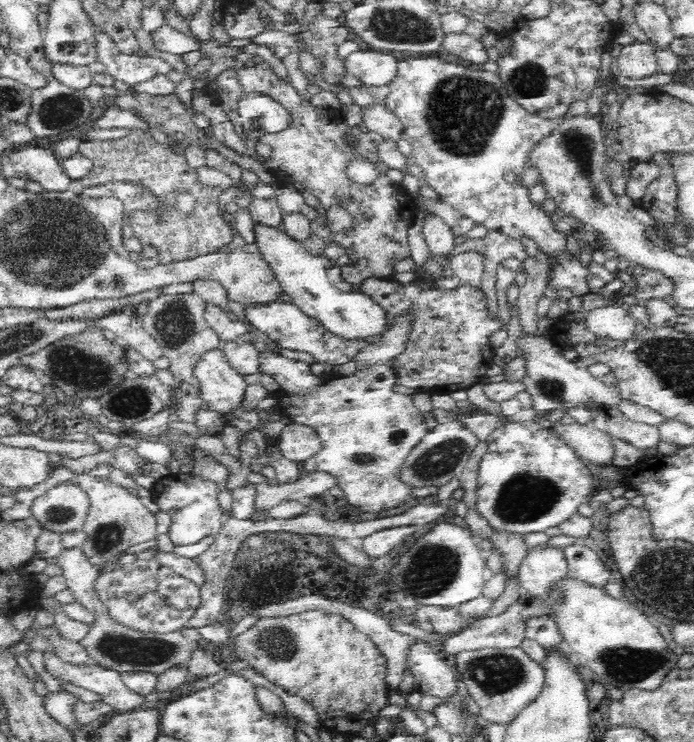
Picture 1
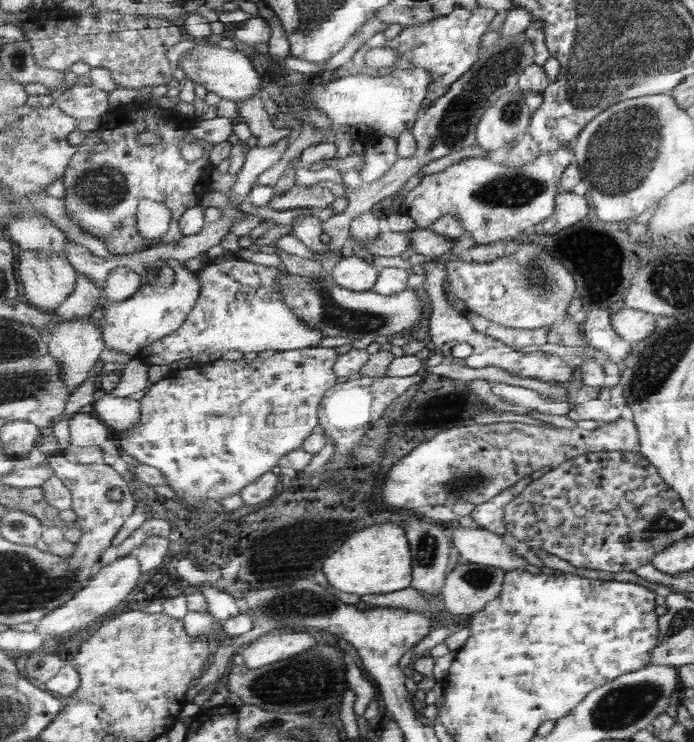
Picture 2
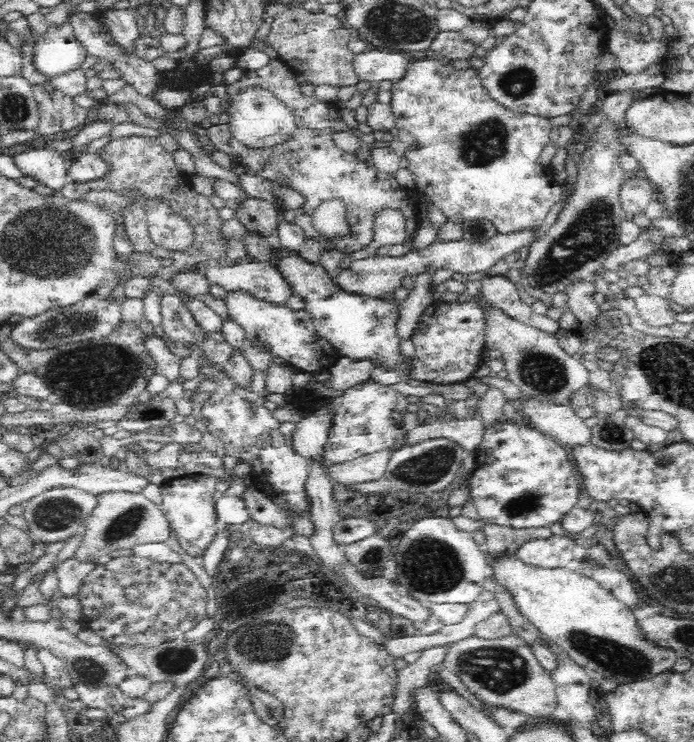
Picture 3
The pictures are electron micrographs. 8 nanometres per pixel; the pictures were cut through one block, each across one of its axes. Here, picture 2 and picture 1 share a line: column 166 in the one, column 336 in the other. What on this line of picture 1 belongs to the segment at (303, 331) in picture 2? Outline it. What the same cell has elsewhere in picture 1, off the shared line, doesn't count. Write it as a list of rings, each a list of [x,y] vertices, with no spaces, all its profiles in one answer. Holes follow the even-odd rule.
[[[274,301],[247,304],[244,306],[244,314],[246,314],[244,320],[247,324],[266,334],[271,341],[278,343],[281,348],[296,350],[296,352],[308,352],[314,358],[314,362],[318,362],[318,364],[332,364],[332,366],[344,364],[351,360],[352,356],[363,346],[370,344],[363,341],[349,342],[334,337],[324,327],[318,325],[318,322],[315,322],[313,318],[304,314],[294,303],[290,302]]]

